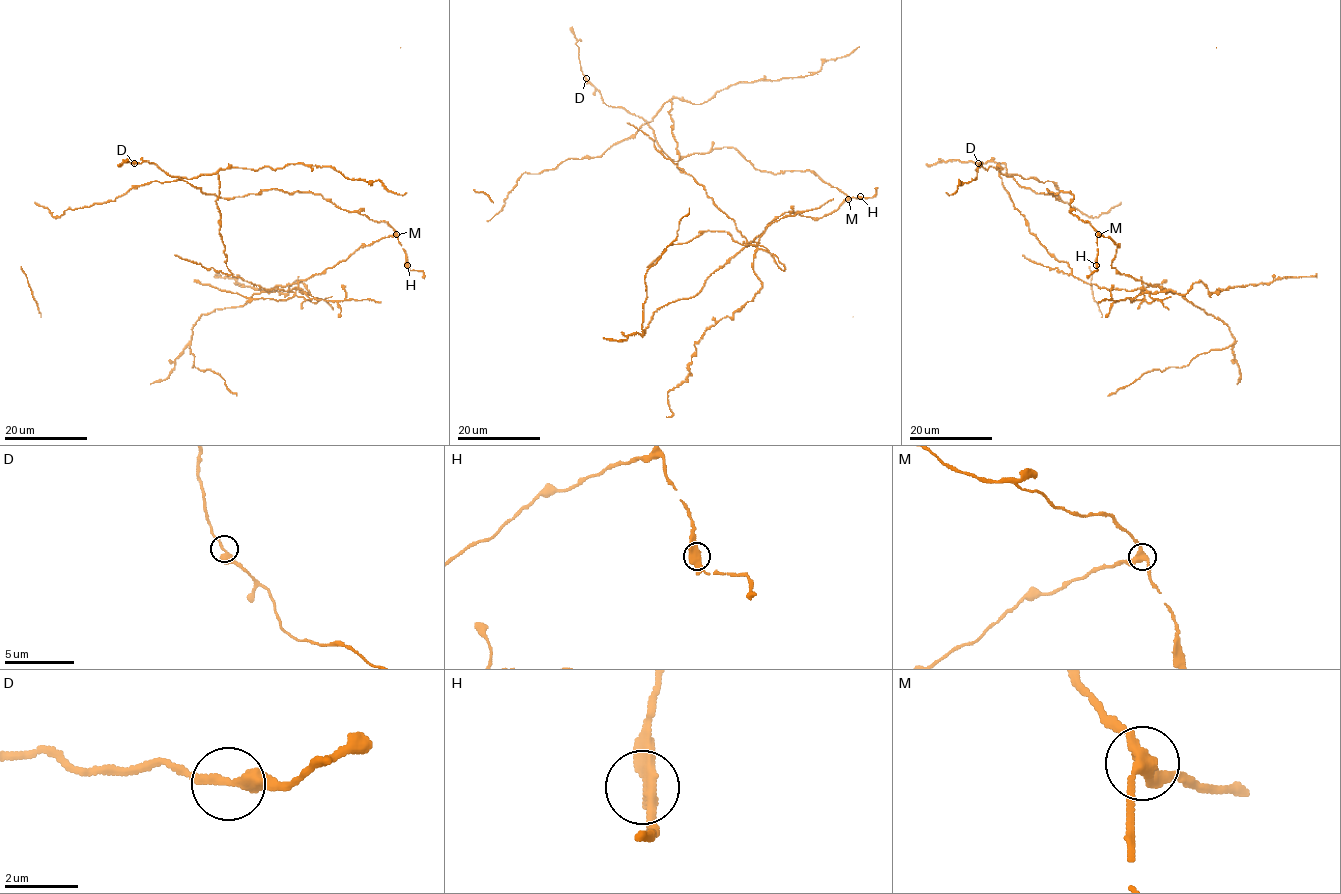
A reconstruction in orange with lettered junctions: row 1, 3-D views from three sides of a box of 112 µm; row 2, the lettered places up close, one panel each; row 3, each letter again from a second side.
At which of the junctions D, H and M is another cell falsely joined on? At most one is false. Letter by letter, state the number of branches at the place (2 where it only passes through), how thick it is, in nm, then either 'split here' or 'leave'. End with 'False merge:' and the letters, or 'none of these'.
D: 2 branches meet; 320 nm thick; leave
H: 3 branches meet; 360 nm thick; leave
M: 3 branches meet; 340 nm thick; split here
False merge: M

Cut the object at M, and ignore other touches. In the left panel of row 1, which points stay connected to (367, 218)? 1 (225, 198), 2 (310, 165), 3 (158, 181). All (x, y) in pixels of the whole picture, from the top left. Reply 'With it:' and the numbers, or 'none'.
With it: 1

